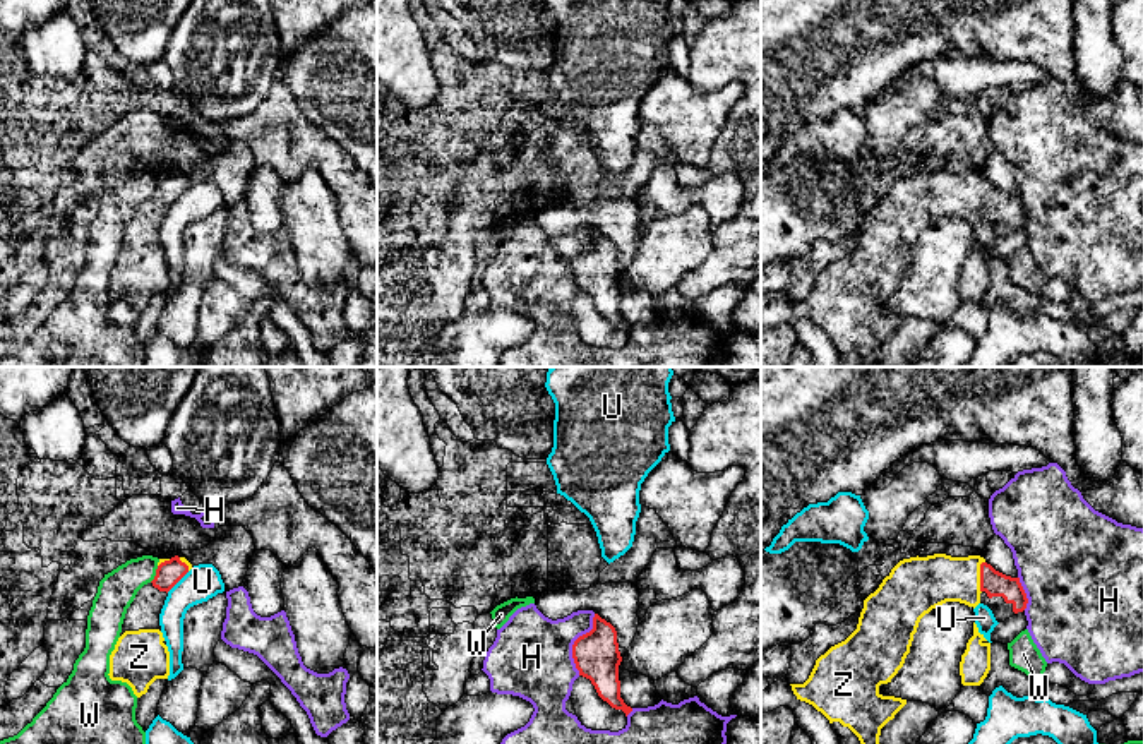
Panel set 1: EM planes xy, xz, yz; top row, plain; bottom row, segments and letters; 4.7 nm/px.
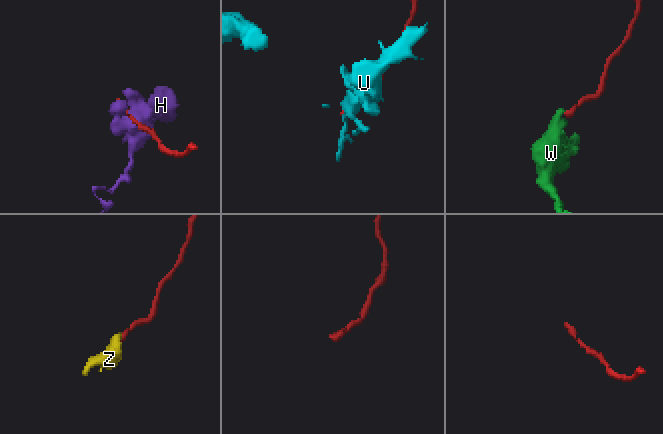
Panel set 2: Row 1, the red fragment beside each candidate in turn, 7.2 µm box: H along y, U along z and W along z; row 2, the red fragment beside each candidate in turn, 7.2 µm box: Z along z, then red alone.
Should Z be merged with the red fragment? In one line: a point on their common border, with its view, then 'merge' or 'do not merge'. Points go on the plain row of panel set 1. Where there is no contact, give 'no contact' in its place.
yz (981, 192) | merge

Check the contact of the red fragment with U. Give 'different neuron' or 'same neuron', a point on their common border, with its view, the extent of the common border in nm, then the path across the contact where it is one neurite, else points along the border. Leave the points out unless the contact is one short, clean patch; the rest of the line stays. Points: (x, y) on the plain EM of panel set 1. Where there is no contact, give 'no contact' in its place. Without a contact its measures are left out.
different neuron; contact xy (177, 198); length 150 nm; border xy (189, 187), (167, 208)

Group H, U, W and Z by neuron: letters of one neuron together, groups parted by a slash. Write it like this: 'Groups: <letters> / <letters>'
Groups: H / U / W / Z

